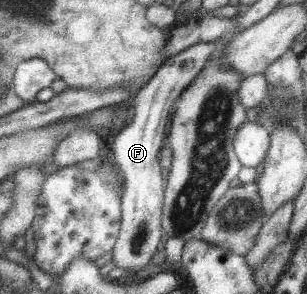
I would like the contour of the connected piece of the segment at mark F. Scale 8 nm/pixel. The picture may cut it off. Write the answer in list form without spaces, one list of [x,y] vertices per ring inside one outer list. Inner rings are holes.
[[[198,42],[171,55],[170,58],[166,58],[161,63],[161,66],[158,67],[158,71],[154,72],[154,75],[148,79],[148,82],[143,87],[140,87],[140,91],[131,97],[130,103],[134,107],[132,121],[128,125],[123,125],[122,129],[114,137],[114,143],[111,145],[112,159],[121,175],[122,197],[120,202],[121,225],[115,244],[111,249],[111,261],[116,267],[121,267],[125,271],[129,271],[130,274],[136,274],[146,267],[146,264],[151,261],[152,255],[158,251],[165,238],[161,230],[161,210],[163,207],[165,180],[162,179],[160,174],[161,165],[159,164],[158,154],[160,154],[161,148],[165,143],[166,123],[169,123],[168,117],[170,117],[172,103],[174,103],[176,98],[179,98],[182,91],[198,76],[200,70],[206,66],[214,50],[214,42]]]

